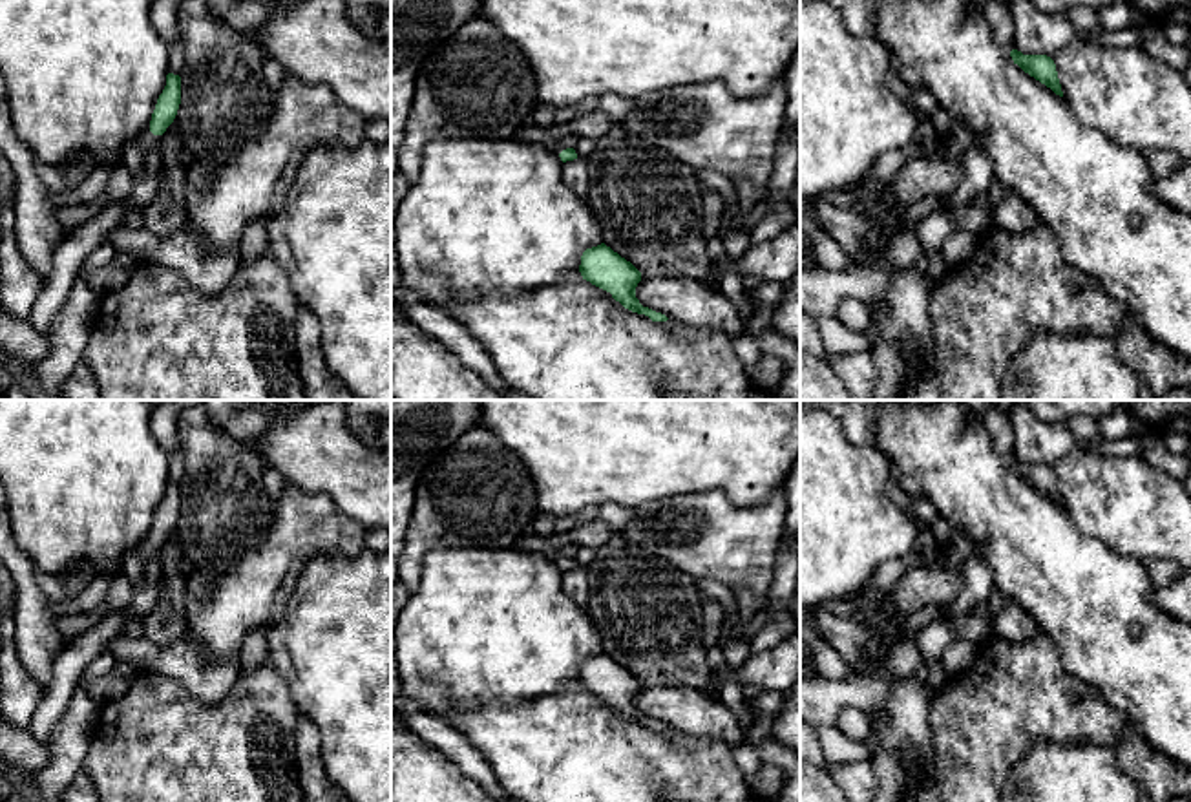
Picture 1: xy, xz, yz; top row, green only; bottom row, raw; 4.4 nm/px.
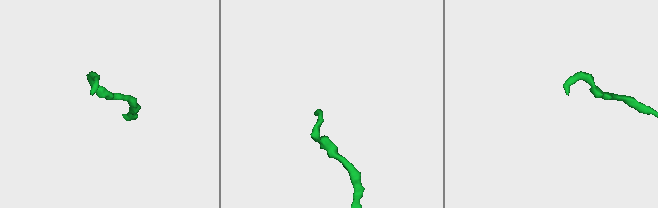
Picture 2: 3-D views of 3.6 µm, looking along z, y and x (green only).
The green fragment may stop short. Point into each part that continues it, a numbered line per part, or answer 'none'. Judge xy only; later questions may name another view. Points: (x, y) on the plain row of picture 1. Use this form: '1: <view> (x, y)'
none

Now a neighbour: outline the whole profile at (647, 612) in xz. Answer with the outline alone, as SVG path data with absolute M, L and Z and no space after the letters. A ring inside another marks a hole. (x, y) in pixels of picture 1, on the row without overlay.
M619 532L596 550L586 572L586 612L606 656L641 683L690 687L718 700L694 577Z

